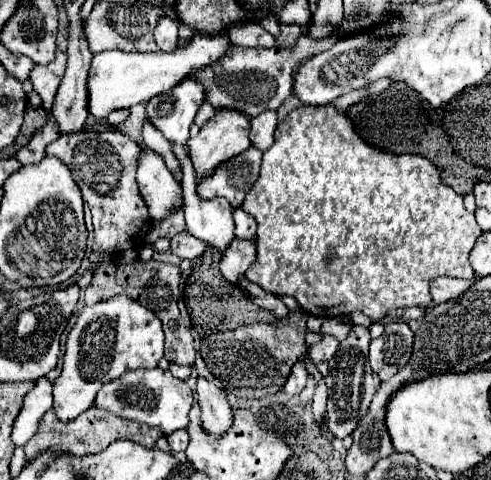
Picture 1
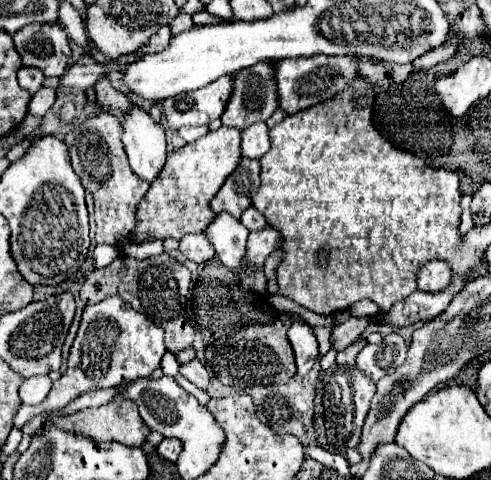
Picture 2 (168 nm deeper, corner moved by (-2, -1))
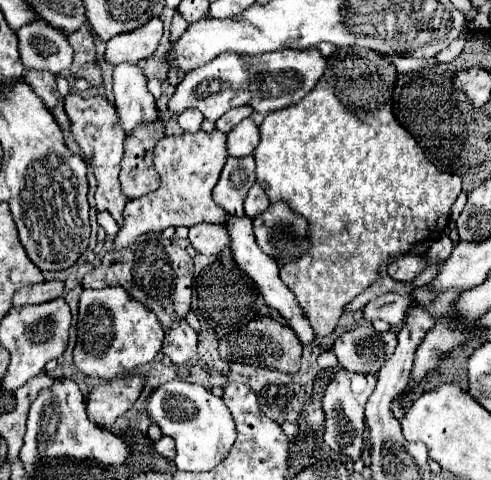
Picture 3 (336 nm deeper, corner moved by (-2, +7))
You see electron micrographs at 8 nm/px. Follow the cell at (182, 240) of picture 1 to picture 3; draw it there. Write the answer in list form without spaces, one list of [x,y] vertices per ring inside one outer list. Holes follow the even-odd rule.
[[[196,224],[190,228],[190,244],[206,256],[218,256],[228,246],[228,230],[224,224]]]

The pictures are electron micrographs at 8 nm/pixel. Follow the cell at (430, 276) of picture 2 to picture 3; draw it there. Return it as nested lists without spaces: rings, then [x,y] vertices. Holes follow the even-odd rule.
[[[406,254],[406,256],[400,256],[396,262],[390,264],[388,276],[394,278],[394,280],[400,280],[400,282],[410,282],[410,280],[414,280],[426,266],[428,266],[428,264],[426,264],[426,260],[424,260],[424,254],[420,254],[420,256]]]

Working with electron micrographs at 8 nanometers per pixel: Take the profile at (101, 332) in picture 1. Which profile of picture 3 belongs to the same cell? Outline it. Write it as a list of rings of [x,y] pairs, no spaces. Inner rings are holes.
[[[86,288],[80,296],[78,308],[78,344],[74,348],[74,364],[92,378],[112,380],[130,374],[120,372],[120,366],[124,370],[134,370],[140,364],[148,364],[160,352],[164,336],[156,316],[144,308],[144,304],[132,300],[124,288]]]

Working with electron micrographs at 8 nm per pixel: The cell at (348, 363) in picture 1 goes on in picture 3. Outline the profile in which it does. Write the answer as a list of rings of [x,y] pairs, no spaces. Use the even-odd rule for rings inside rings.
[[[336,366],[336,378],[330,382],[324,396],[324,412],[326,412],[326,432],[324,442],[338,454],[348,456],[352,462],[360,460],[364,450],[364,406],[368,396],[374,392],[376,378],[374,376],[356,376]]]

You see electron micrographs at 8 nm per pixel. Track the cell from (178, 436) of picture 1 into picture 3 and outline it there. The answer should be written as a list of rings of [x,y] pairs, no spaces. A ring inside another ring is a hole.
[[[164,436],[162,440],[158,440],[158,442],[154,444],[154,448],[156,448],[156,452],[158,452],[160,456],[164,456],[164,458],[168,458],[168,460],[174,460],[174,456],[176,456],[174,440],[168,438],[168,436]]]

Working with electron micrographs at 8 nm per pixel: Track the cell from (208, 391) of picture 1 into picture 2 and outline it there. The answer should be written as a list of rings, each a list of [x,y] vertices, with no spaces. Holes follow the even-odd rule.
[[[194,358],[194,360],[188,362],[188,364],[182,364],[180,374],[182,374],[184,378],[188,378],[190,382],[194,382],[200,390],[206,390],[208,384],[210,384],[210,376],[208,376],[206,368],[202,366],[202,362],[200,362],[198,358]]]

